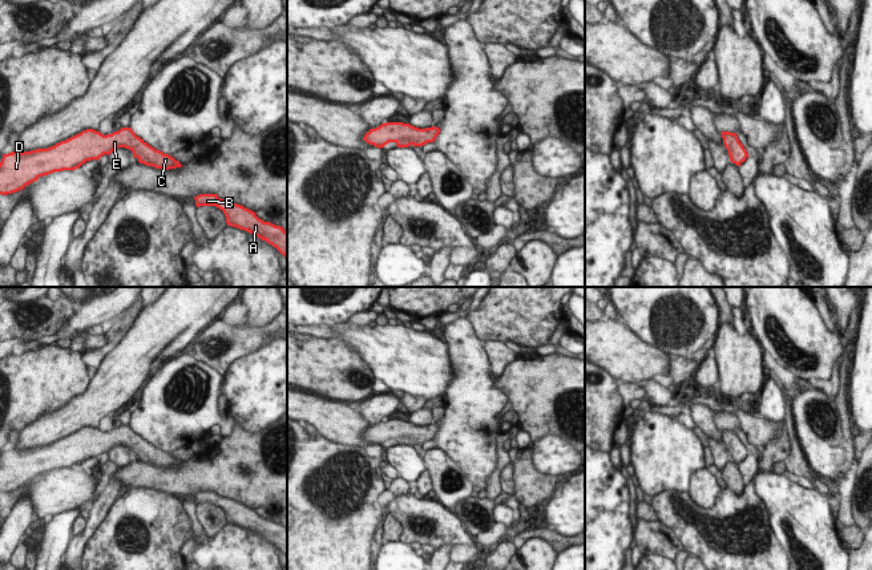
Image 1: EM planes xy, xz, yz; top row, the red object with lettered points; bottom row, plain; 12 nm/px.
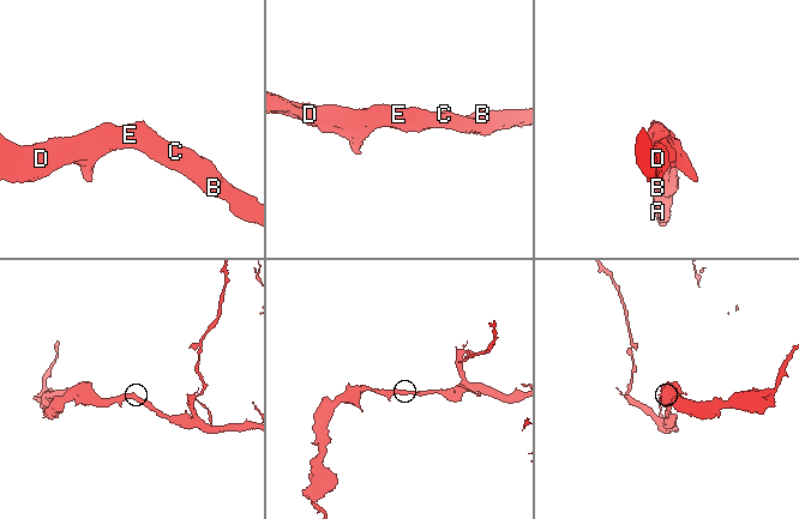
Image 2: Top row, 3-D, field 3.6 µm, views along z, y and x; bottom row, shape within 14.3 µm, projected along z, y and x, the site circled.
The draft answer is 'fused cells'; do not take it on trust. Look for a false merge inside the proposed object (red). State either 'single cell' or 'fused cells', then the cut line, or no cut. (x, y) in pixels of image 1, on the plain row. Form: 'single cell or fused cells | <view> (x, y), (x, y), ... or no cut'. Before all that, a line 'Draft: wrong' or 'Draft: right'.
Draft: wrong
single cell | no cut

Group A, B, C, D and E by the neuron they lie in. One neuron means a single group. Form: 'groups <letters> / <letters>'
groups A B C D E

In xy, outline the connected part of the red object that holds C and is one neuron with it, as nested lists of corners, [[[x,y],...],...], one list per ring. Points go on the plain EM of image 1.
[[[121,425],[106,433],[86,427],[47,446],[3,452],[0,492],[7,493],[23,488],[39,474],[54,469],[76,468],[86,458],[98,458],[104,452],[109,453],[118,445],[129,446],[133,454],[146,464],[164,468],[182,464],[169,452],[148,442],[130,425]]]

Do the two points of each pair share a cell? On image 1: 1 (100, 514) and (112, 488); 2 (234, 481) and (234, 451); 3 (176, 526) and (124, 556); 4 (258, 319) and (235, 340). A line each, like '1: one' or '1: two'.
1: one
2: one
3: one
4: two

